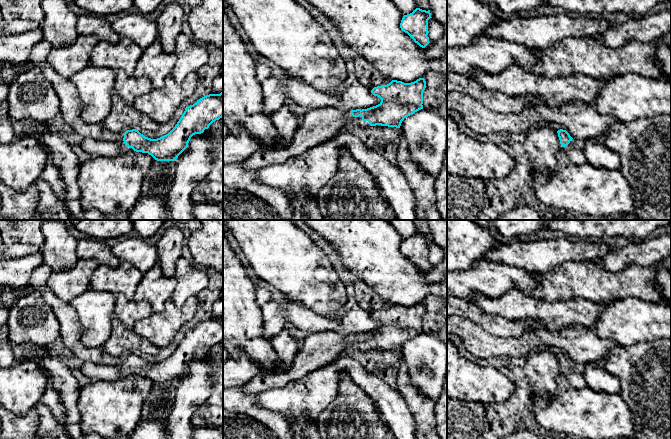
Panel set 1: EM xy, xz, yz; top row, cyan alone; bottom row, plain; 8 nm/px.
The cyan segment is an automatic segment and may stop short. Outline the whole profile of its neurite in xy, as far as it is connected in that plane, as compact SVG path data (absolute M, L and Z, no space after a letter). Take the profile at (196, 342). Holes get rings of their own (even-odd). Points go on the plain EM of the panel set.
M223 315L200 322L185 332L175 351L166 359L151 363L138 354L127 354L121 366L83 361L80 369L92 381L116 381L128 376L148 377L157 385L174 385L188 371L191 361L223 341Z

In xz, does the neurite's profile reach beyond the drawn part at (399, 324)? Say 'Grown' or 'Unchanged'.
Grown

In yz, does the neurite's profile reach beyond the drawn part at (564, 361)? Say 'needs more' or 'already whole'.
needs more

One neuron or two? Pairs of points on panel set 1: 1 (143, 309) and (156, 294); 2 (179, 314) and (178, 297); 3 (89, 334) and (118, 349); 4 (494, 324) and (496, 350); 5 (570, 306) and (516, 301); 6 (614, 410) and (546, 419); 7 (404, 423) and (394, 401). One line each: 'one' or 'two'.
1: two
2: two
3: two
4: two
5: one
6: one
7: one

